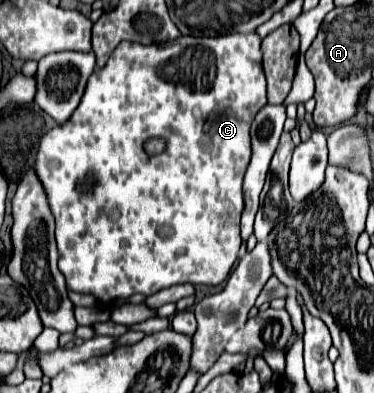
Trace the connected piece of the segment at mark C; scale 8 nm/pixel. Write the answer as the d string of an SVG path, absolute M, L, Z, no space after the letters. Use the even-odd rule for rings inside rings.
M256 31L252 33L232 33L220 37L180 37L162 45L138 45L132 41L122 41L112 53L104 69L92 73L86 85L86 93L76 113L62 125L50 129L42 139L34 163L36 177L48 193L48 203L56 219L56 243L58 243L58 267L66 277L66 283L72 291L92 293L102 305L112 305L116 299L126 299L134 293L154 295L160 289L172 287L174 283L204 283L220 285L232 271L238 249L242 243L240 237L240 215L242 215L242 177L248 167L252 149L250 149L250 123L254 115L266 105L266 79L262 66L262 39ZM150 137L166 137L168 149L162 155L148 157L144 143Z

